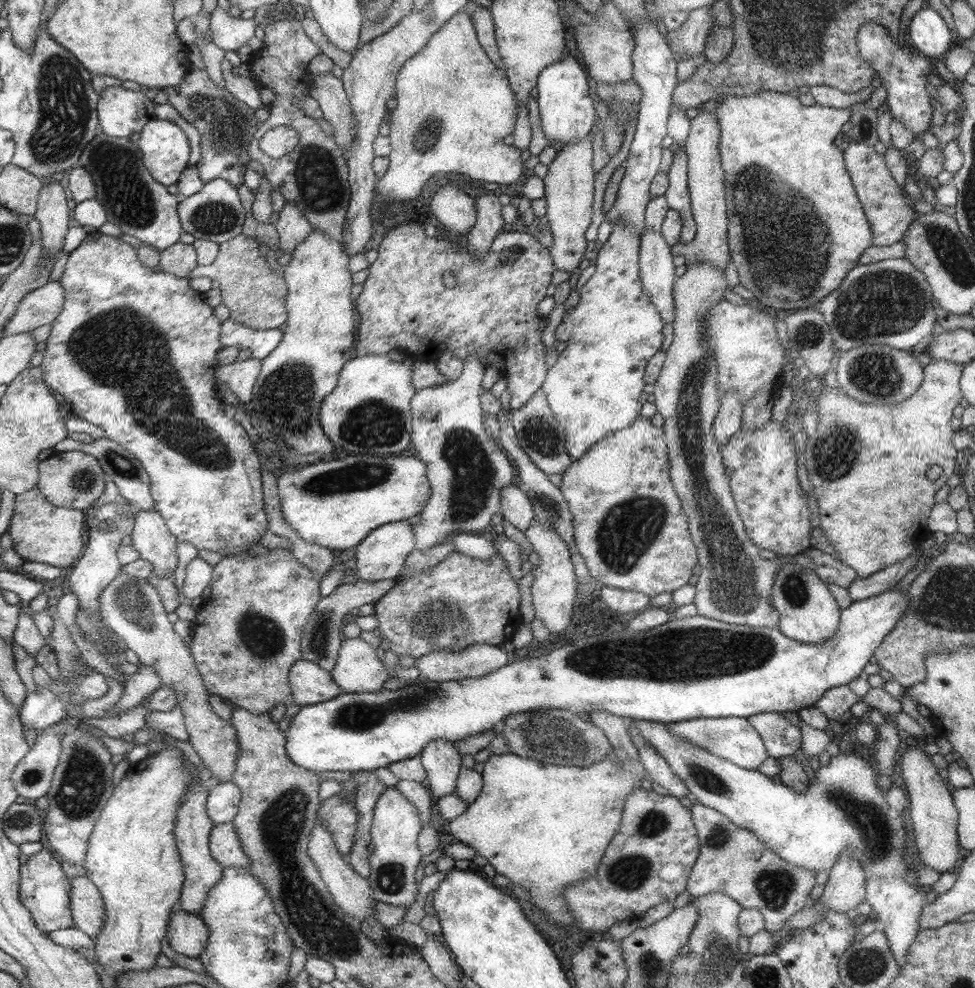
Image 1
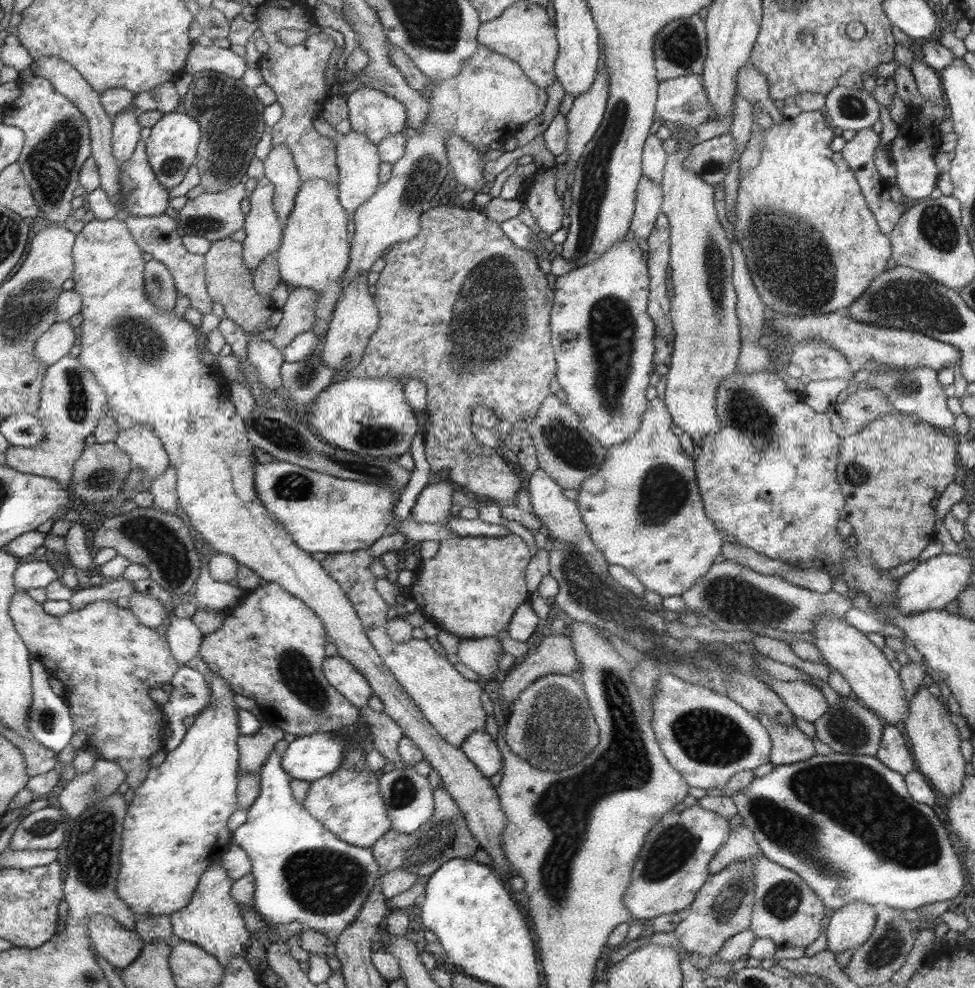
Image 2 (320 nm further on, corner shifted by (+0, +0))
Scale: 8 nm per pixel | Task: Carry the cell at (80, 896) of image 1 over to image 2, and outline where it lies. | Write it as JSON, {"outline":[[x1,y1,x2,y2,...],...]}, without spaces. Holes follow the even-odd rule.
{"outline":[[105,914,94,916,88,927,97,953,113,967,119,967,123,970,131,966,141,956,142,950,147,943,139,933,130,931,120,922,117,922,116,918]]}

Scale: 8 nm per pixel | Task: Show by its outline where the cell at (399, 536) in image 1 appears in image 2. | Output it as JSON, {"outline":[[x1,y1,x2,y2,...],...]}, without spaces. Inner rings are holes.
{"outline":[[436,480,424,486,409,513,415,522,438,524,451,517,451,495,457,486,446,480]]}

